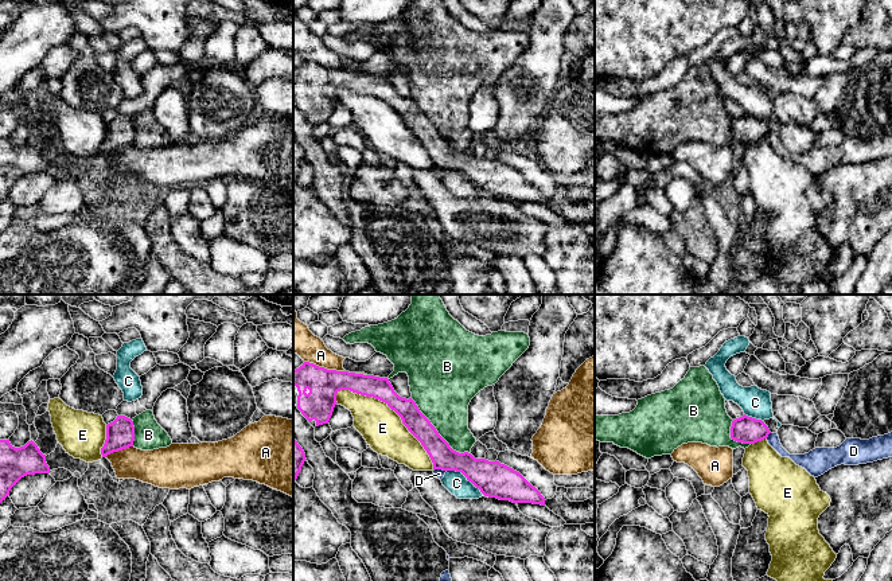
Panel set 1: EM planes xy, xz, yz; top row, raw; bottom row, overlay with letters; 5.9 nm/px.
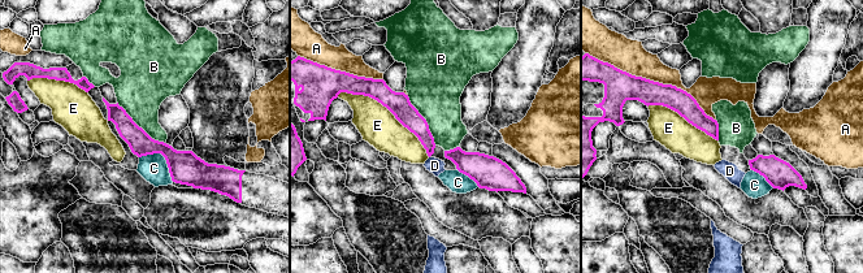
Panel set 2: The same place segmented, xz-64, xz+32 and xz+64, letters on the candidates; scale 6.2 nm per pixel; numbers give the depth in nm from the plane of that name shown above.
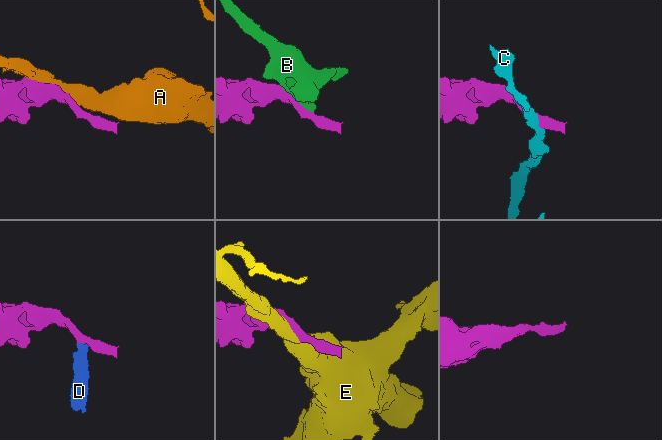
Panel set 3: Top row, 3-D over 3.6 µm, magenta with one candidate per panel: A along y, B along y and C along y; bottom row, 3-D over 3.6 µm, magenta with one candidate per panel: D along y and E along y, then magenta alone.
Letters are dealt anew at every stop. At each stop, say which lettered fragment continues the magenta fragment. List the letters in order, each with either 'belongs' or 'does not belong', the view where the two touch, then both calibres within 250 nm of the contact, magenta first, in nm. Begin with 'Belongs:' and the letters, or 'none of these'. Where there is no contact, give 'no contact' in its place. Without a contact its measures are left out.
Belongs: none of these
A: does not belong | xz | 190/190 nm
B: does not belong | xz | 150/340 nm
C: does not belong | xz | 200/140 nm
D: does not belong | yz | 160/70 nm
E: does not belong | xz | 140/240 nm

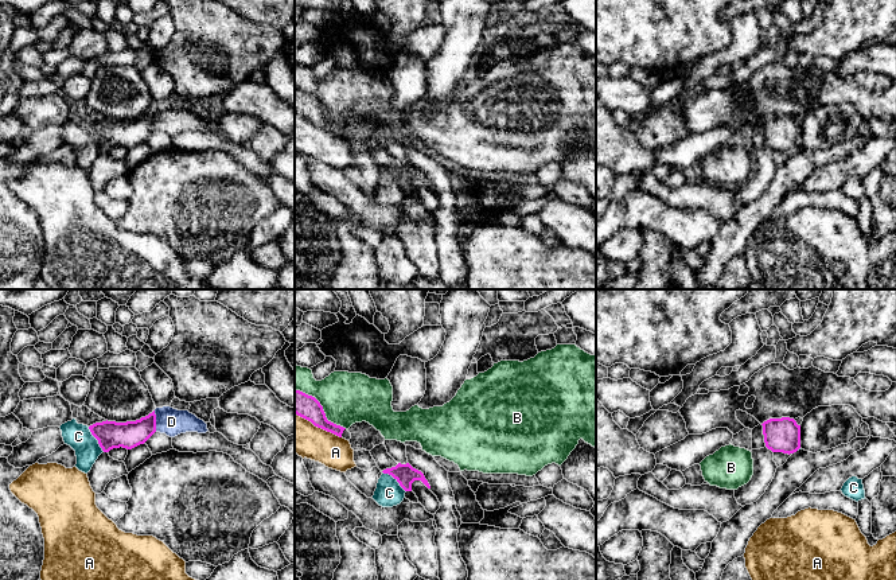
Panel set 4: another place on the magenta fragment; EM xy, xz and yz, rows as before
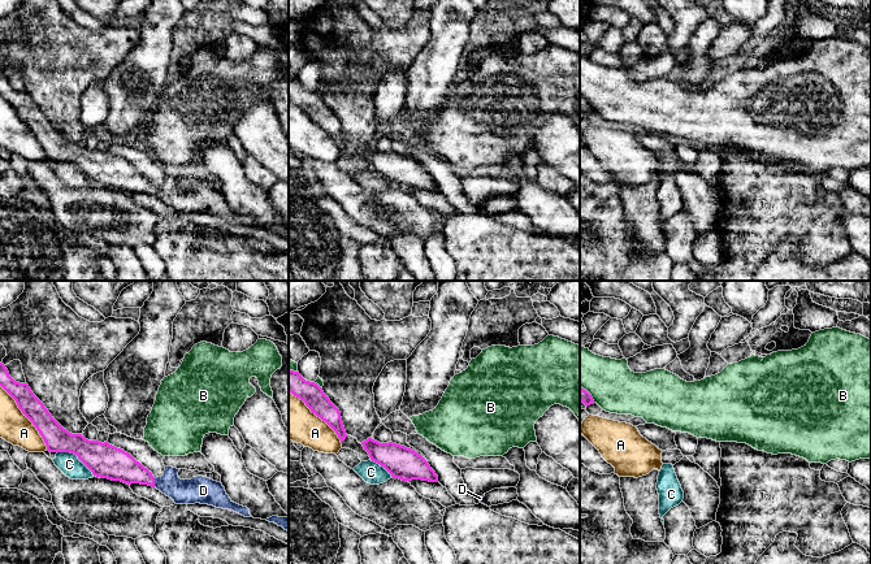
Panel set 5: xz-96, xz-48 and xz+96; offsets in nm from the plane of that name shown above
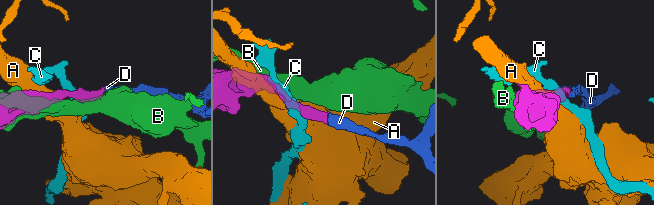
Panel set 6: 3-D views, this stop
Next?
Belongs: D
A: does not belong | xz | 140/220 nm
B: does not belong | xz | 140/300 nm
C: does not belong | xz | 120/160 nm
D: belongs | xy | 160/160 nm

